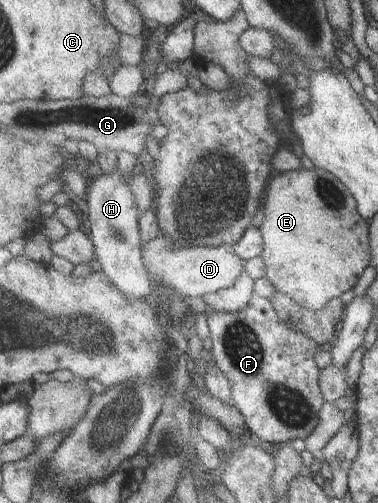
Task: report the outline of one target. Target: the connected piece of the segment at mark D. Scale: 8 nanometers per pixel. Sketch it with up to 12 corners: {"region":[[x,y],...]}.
{"region":[[142,245],[158,287],[186,299],[231,288],[245,270],[223,247]]}

